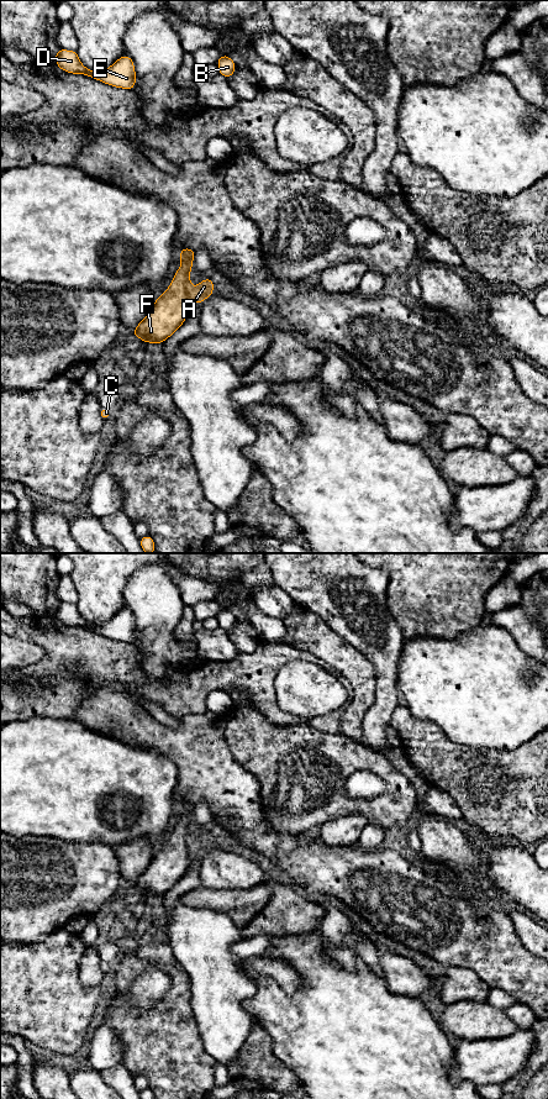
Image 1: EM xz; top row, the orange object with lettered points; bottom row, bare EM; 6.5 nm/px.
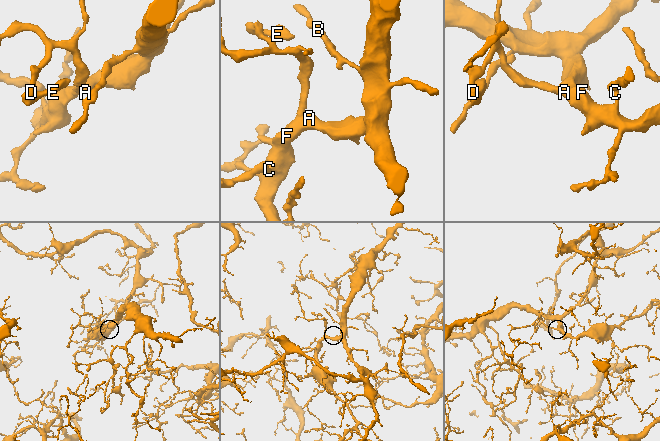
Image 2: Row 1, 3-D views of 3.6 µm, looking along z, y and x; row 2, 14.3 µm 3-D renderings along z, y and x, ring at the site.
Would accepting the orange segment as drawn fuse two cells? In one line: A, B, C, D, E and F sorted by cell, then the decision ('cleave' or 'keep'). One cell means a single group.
A B C D E F | keep

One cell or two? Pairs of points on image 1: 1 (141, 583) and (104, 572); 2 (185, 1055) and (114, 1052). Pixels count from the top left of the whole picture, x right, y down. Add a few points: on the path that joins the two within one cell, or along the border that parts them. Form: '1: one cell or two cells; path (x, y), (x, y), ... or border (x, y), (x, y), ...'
1: two cells; border (146, 566), (137, 569), (127, 580), (121, 608)
2: two cells; border (109, 1026), (122, 1044), (124, 1055), (121, 1062)

